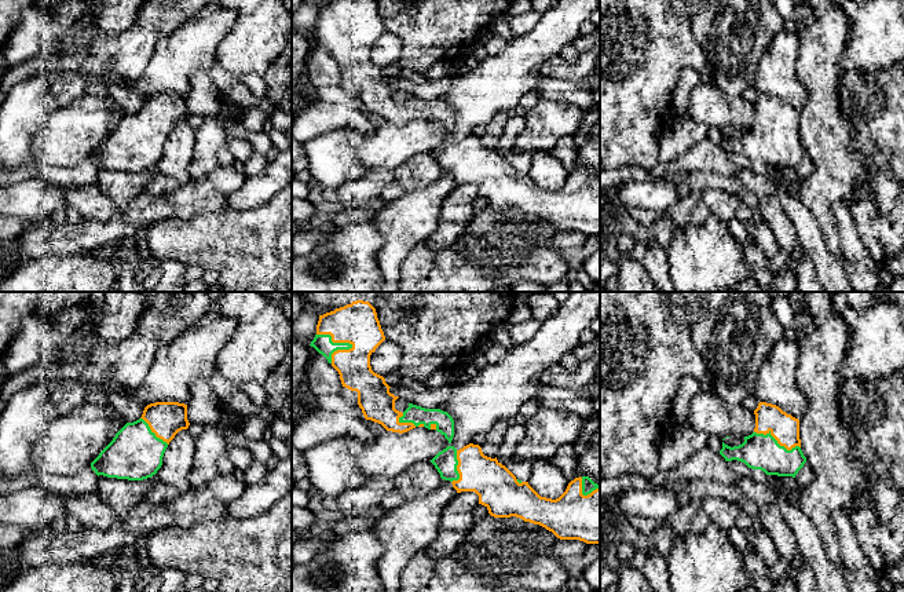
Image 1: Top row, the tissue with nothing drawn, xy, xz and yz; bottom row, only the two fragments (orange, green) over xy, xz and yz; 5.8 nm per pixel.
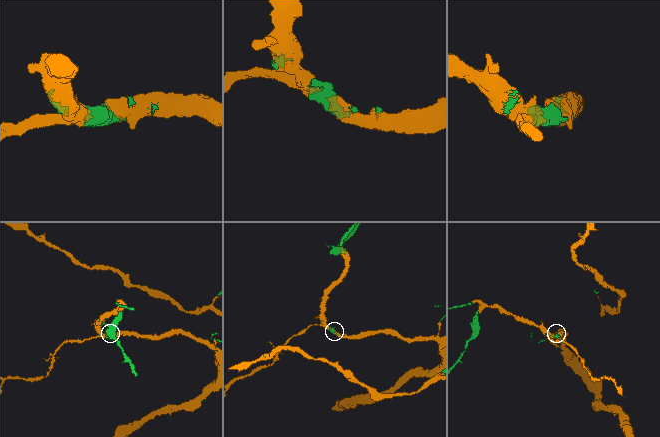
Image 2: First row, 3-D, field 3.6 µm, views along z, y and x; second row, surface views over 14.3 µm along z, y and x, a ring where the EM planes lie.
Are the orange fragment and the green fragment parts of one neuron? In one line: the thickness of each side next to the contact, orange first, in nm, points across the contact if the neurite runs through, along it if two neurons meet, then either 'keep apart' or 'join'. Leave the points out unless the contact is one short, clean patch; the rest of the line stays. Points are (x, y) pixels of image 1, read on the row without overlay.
220 nm thick on the orange side, 110 nm on the other; join

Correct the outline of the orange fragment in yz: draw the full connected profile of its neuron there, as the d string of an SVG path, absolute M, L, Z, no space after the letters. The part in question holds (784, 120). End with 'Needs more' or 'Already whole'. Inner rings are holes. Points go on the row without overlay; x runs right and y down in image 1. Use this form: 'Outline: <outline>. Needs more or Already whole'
Outline: M760 94L754 106L754 124L739 138L722 134L720 146L725 153L742 153L766 167L795 169L806 154L801 142L799 112L766 94Z. Needs more

